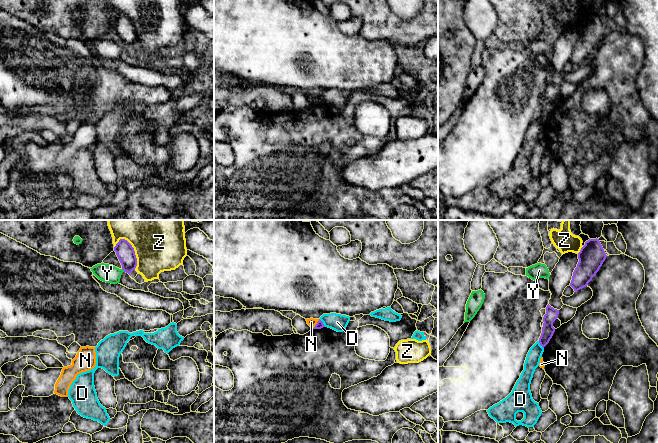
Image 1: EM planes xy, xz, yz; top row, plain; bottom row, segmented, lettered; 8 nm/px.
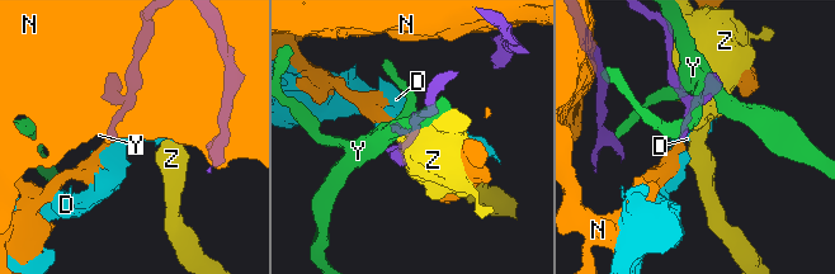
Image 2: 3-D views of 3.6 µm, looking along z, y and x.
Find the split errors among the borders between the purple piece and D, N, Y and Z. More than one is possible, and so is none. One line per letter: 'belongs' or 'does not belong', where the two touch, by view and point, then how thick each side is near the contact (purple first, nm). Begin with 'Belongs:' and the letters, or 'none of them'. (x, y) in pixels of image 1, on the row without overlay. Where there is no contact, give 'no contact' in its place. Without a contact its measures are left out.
Belongs: none of them
D: does not belong | xz (322, 99) | 60/140 nm
N: does not belong | xz (316, 100) | 60/70 nm
Y: does not belong | xy (123, 45) | 150/150 nm
Z: does not belong | xy (134, 28) | 150/380 nm

